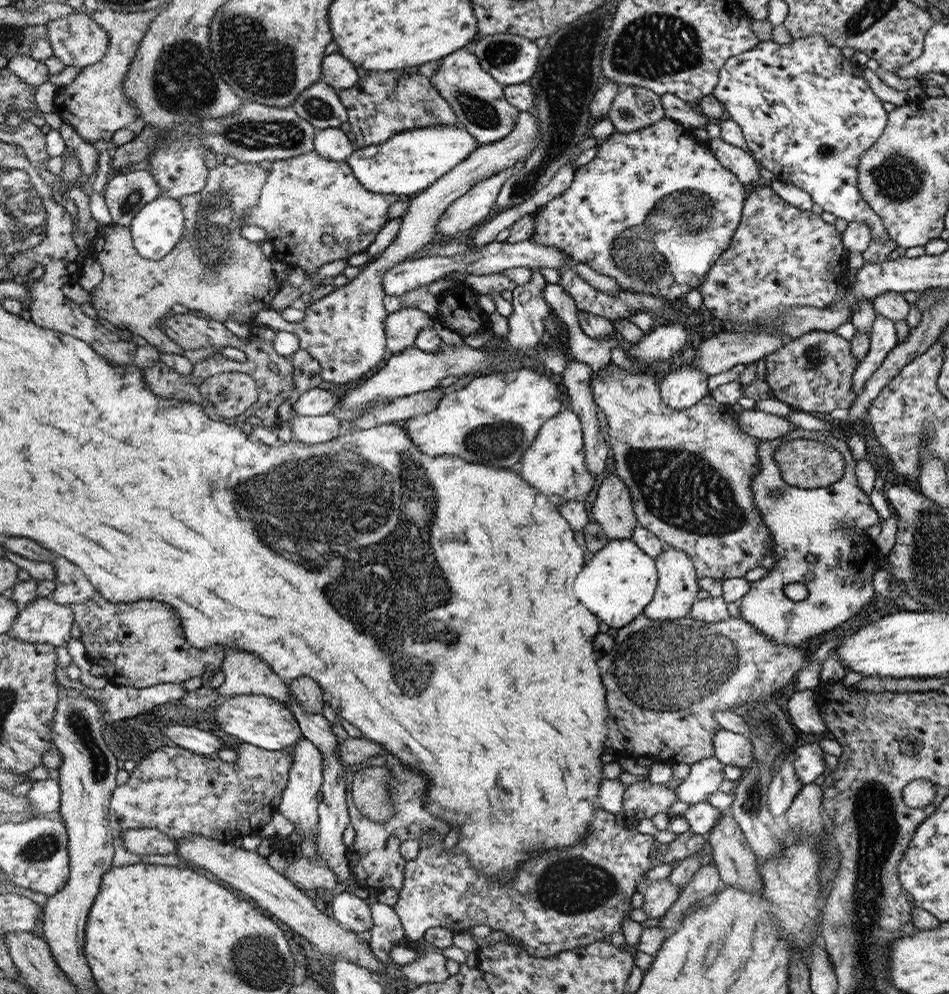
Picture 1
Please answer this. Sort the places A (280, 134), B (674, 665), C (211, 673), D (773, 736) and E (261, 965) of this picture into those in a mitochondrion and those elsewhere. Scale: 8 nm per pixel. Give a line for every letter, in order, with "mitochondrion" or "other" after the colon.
A: mitochondrion
B: mitochondrion
C: other
D: mitochondrion
E: mitochondrion

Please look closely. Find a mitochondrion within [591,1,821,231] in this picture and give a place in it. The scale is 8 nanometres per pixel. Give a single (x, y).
(654, 46)

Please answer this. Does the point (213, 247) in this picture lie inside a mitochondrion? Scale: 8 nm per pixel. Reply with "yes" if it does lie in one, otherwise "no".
yes

